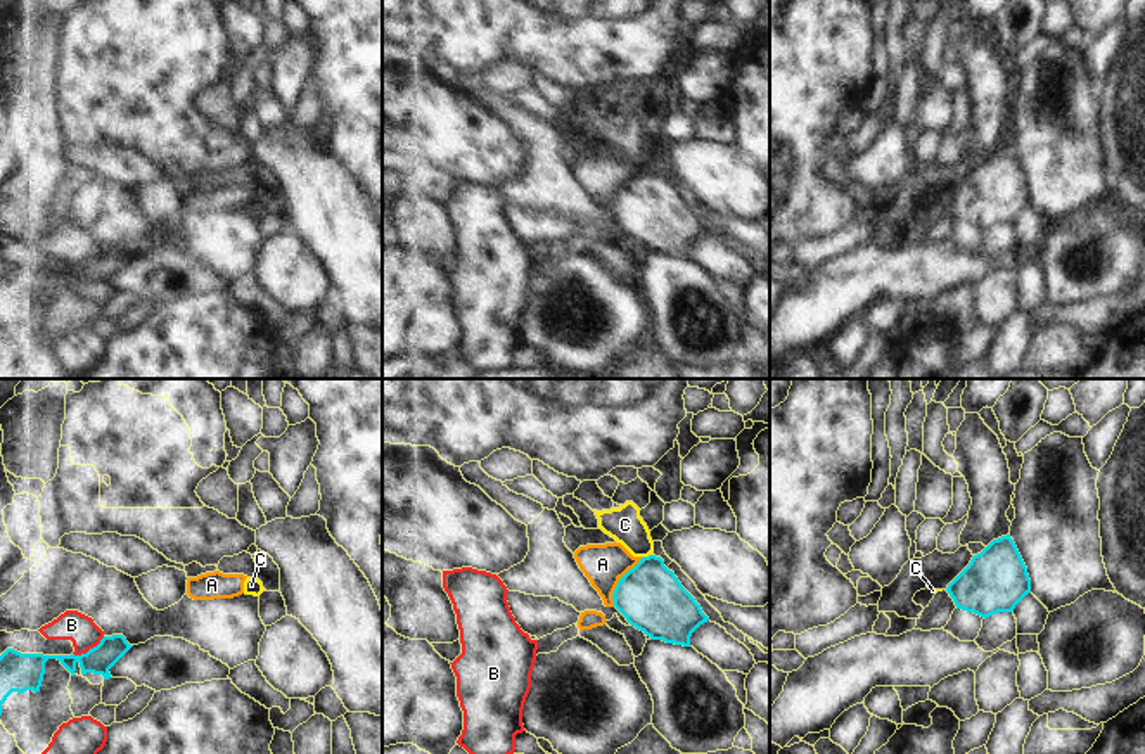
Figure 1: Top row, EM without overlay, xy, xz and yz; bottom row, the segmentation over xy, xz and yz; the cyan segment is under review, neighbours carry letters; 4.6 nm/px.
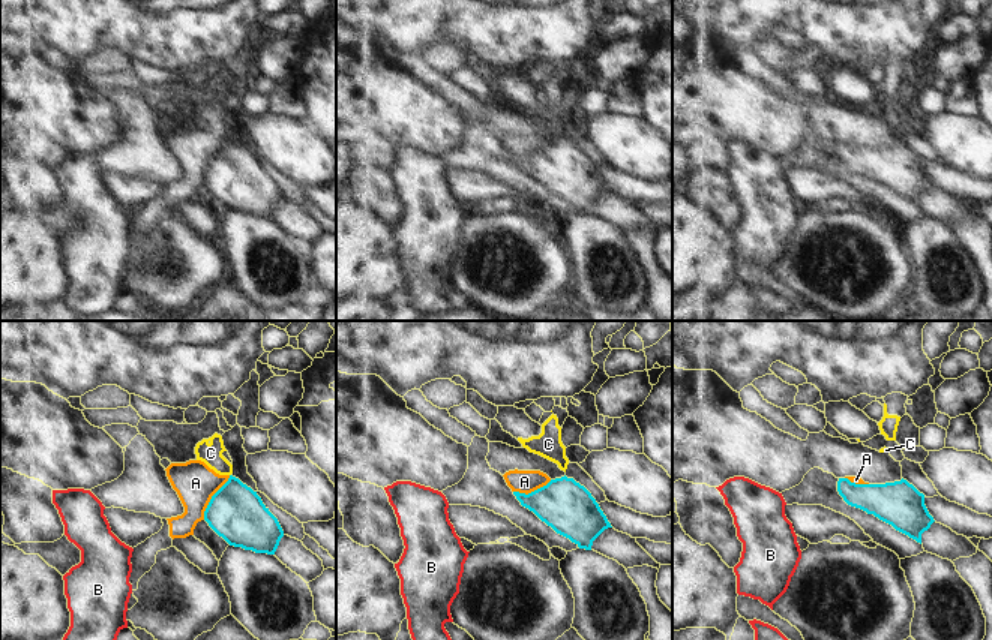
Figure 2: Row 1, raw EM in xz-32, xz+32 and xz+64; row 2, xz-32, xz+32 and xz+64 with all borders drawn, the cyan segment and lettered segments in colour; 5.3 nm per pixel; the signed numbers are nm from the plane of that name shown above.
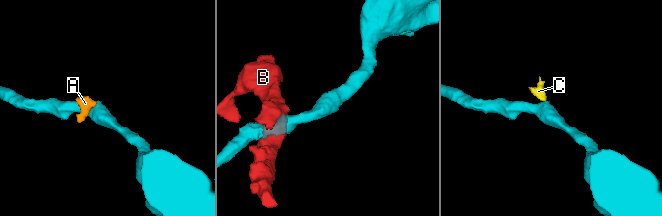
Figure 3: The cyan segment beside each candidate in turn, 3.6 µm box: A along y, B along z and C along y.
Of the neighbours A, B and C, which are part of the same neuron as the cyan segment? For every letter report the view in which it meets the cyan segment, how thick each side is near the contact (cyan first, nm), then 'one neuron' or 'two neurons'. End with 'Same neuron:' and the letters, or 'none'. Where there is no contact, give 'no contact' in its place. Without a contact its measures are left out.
A: meets cyan in xz; 300 nm thick on the cyan side, 190 nm on the other; two neurons
B: meets cyan in xy; 130 nm thick on the cyan side, 140 nm on the other; two neurons
C: meets cyan in xz; 300 nm thick on the cyan side, 160 nm on the other; two neurons
Same neuron: none

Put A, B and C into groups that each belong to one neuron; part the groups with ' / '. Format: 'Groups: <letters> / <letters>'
Groups: A C / B

